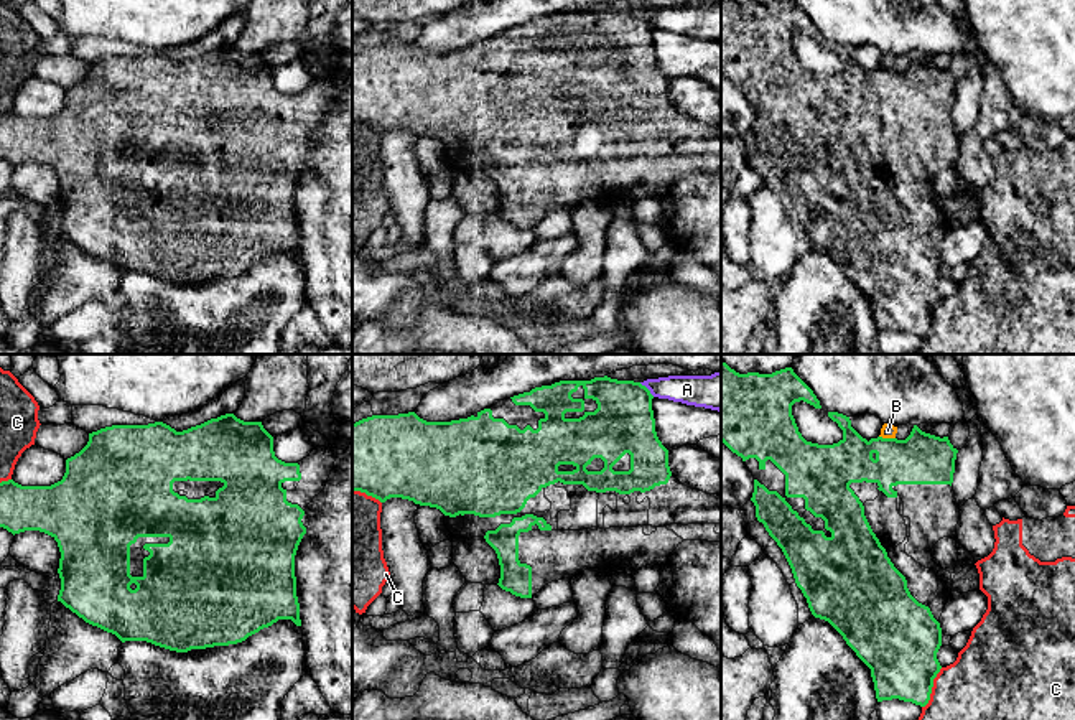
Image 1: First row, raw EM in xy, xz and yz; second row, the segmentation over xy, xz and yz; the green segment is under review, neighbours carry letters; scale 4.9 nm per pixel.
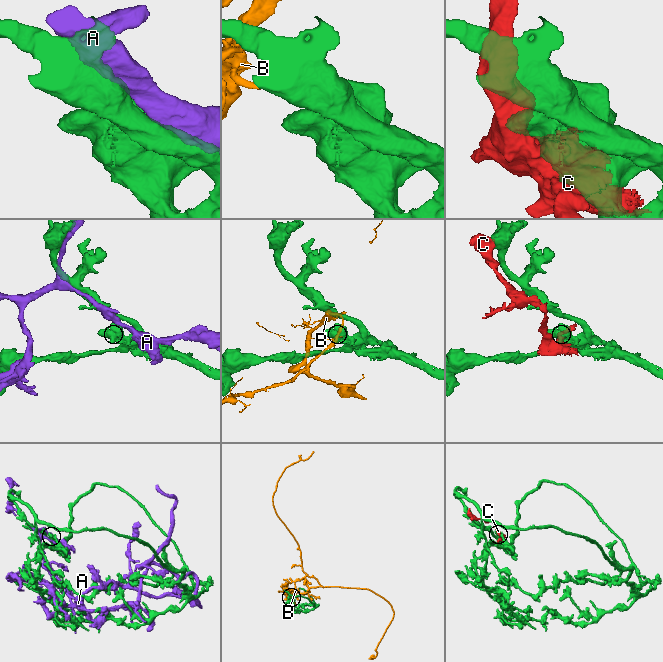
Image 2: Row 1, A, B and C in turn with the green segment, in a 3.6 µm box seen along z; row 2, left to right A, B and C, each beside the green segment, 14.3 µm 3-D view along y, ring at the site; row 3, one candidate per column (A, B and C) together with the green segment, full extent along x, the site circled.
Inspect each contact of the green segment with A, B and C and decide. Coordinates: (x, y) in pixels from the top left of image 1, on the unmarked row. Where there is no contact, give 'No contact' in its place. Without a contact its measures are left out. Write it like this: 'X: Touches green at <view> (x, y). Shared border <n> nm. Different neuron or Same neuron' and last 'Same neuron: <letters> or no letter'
A: Touches green at xz (647, 20). Shared border 100 nm. Different neuron
B: Touches green at yz (888, 70). Shared border 80 nm. Different neuron
C: Touches green at yz (932, 317). Shared border 220 nm. Different neuron
Same neuron: no letter

